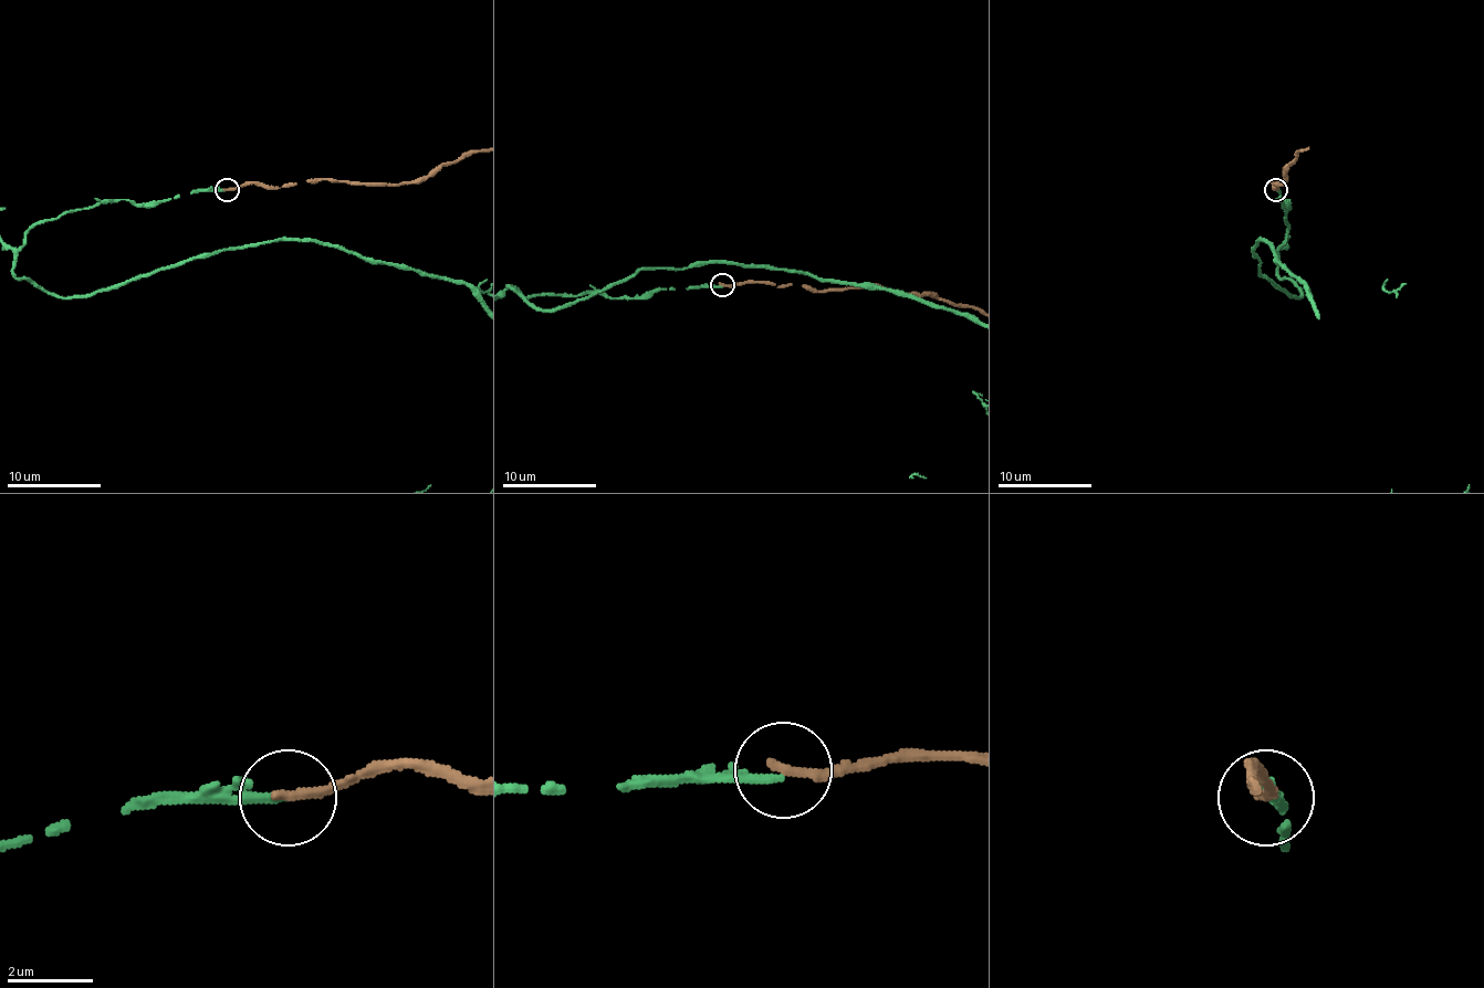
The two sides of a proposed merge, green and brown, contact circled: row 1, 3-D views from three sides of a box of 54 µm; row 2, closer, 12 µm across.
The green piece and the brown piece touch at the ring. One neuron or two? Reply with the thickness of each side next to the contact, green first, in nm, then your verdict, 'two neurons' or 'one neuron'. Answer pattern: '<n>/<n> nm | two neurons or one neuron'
180/240 nm | two neurons

